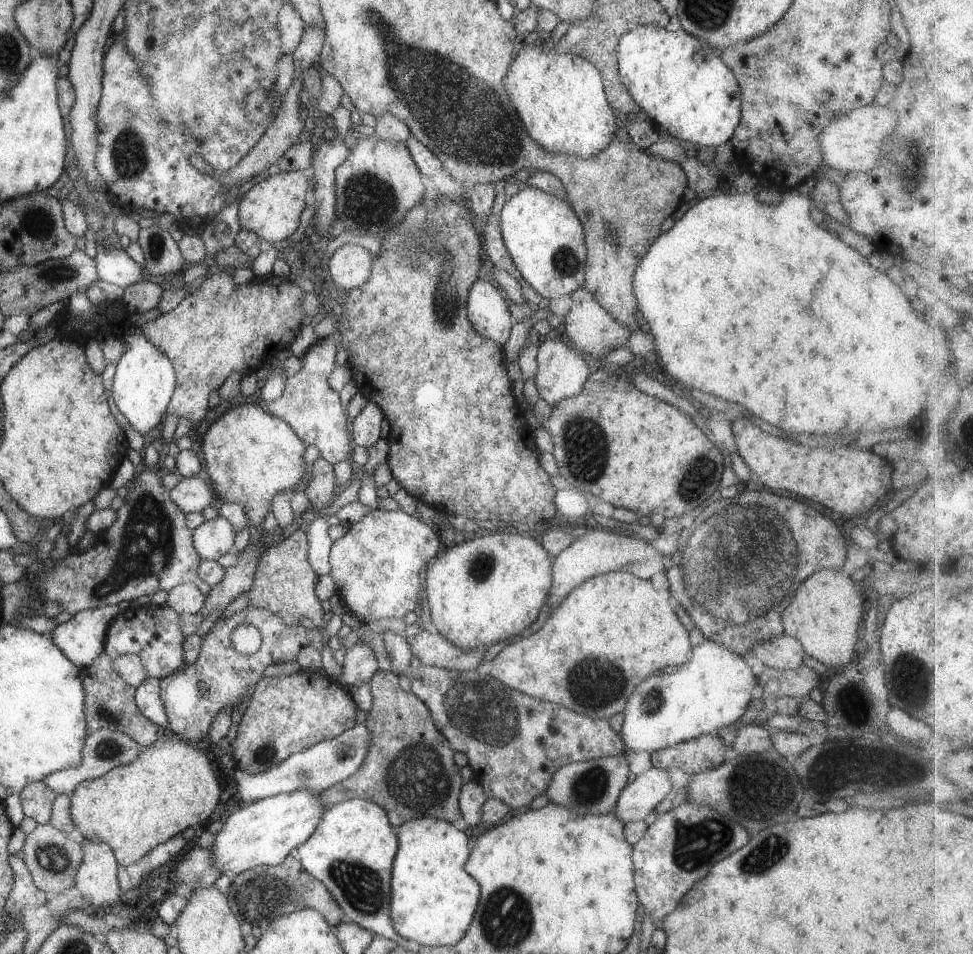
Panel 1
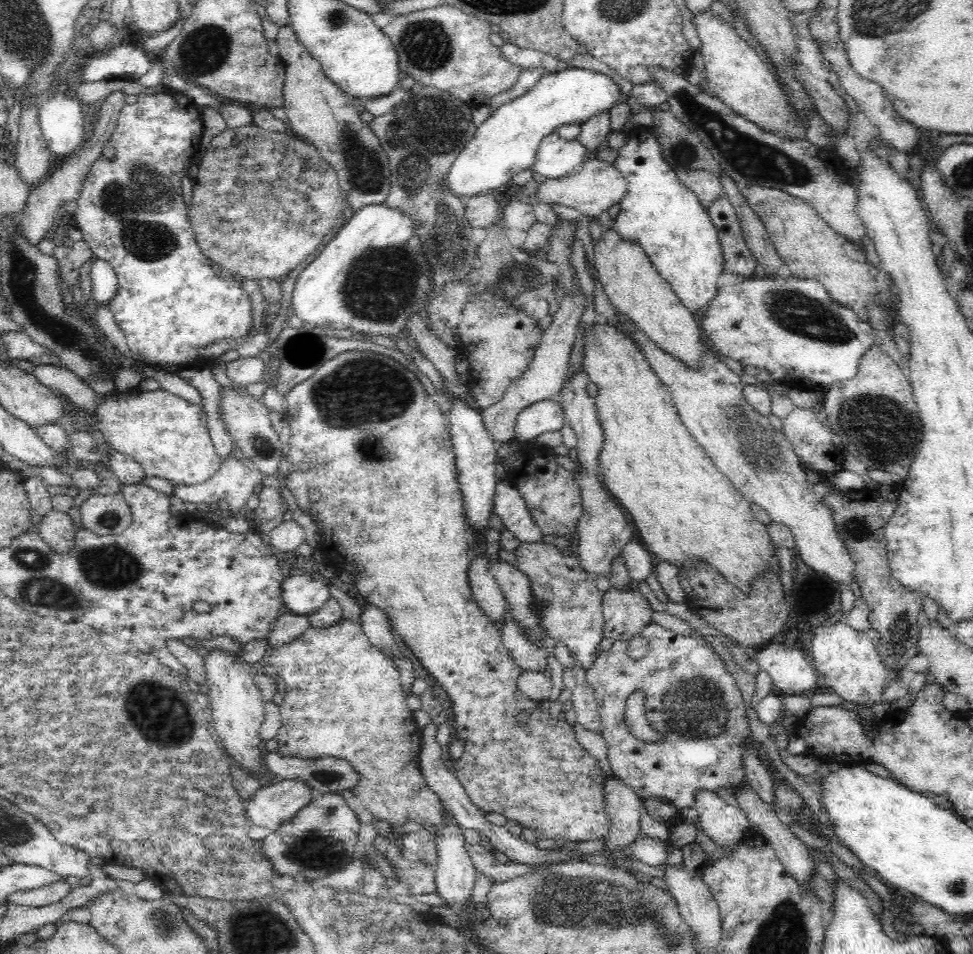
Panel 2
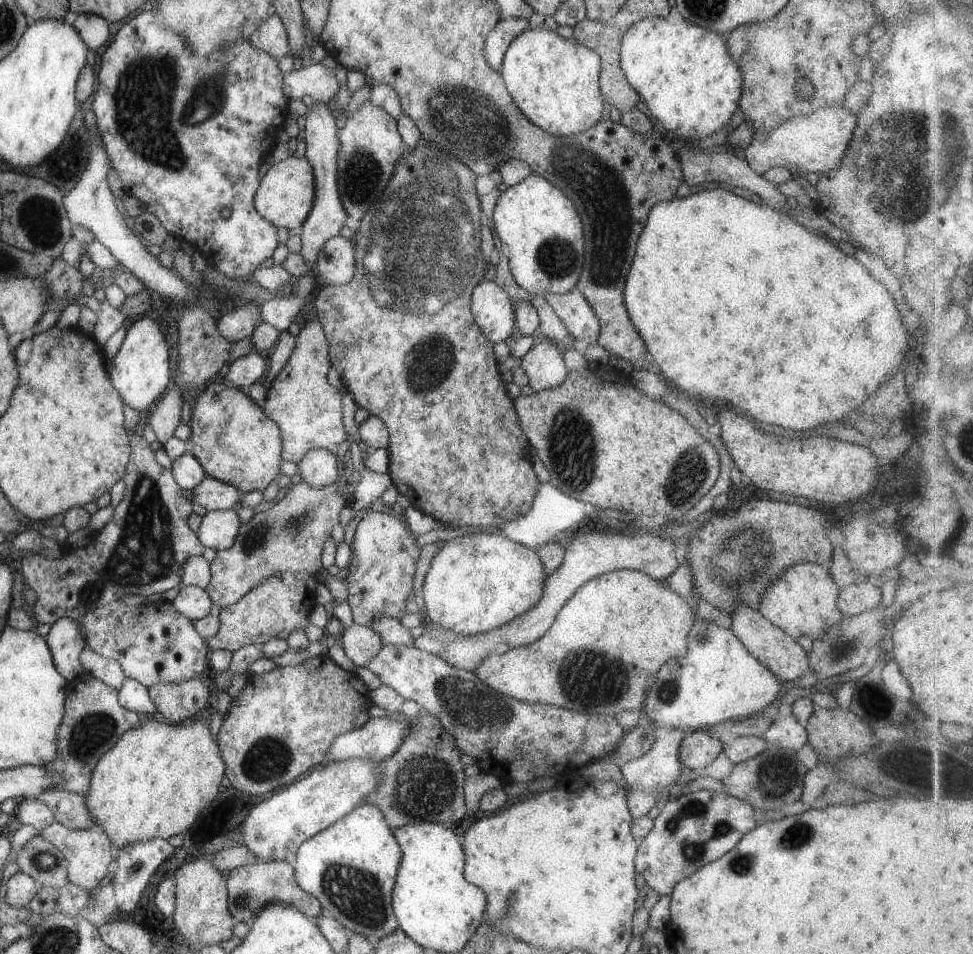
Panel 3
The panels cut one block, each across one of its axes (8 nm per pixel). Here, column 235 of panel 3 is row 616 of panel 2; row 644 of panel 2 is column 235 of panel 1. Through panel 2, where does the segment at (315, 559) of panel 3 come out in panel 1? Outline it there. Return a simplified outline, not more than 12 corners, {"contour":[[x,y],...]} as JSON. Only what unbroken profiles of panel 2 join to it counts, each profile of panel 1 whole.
{"contour":[[254,530],[237,563],[204,595],[197,614],[222,612],[250,590],[257,561],[269,548],[269,532]]}

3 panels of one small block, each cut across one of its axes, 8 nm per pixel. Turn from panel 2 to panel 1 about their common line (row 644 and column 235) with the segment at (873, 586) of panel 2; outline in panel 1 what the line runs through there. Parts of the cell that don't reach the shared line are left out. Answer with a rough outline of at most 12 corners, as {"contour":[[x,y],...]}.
{"contour":[[291,855],[236,874],[226,899],[263,932],[302,908],[344,920],[325,885]]}

